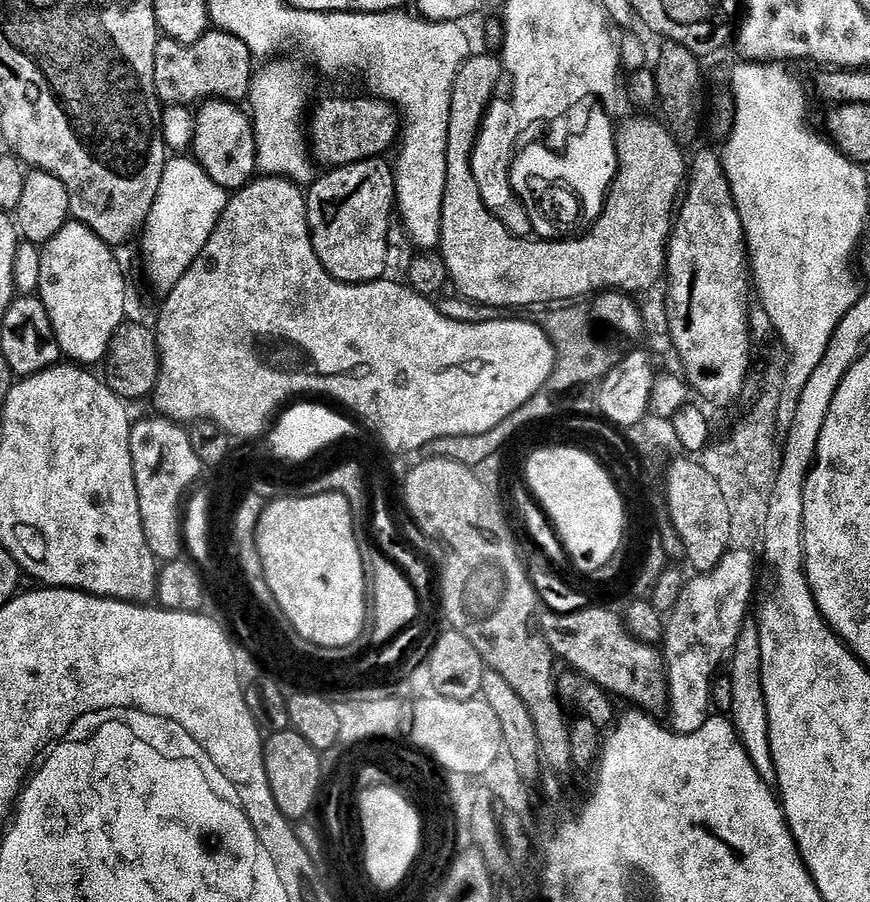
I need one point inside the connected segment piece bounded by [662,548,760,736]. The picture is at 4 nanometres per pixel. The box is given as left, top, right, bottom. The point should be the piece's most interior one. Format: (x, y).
(701, 633)

